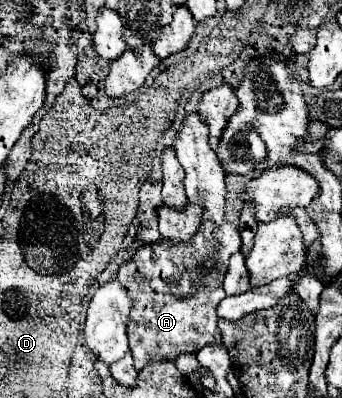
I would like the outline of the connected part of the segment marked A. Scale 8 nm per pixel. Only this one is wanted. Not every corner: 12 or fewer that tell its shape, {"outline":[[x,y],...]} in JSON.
{"outline":[[232,223],[120,267],[134,367],[222,343]]}

